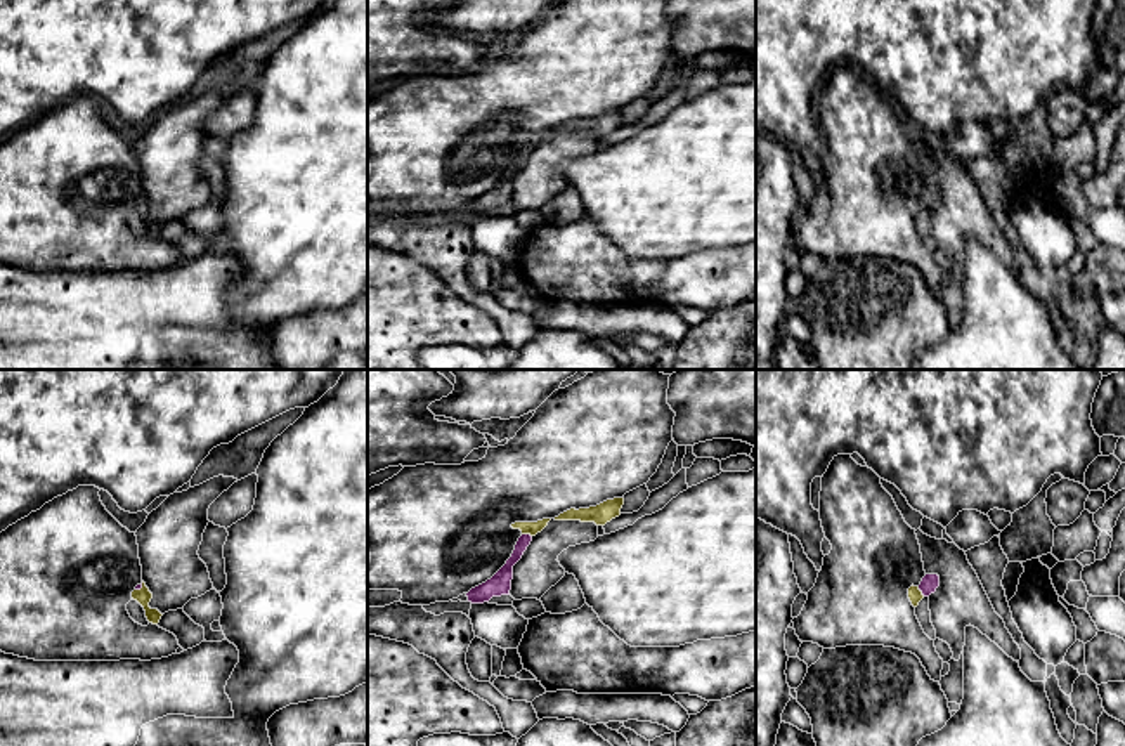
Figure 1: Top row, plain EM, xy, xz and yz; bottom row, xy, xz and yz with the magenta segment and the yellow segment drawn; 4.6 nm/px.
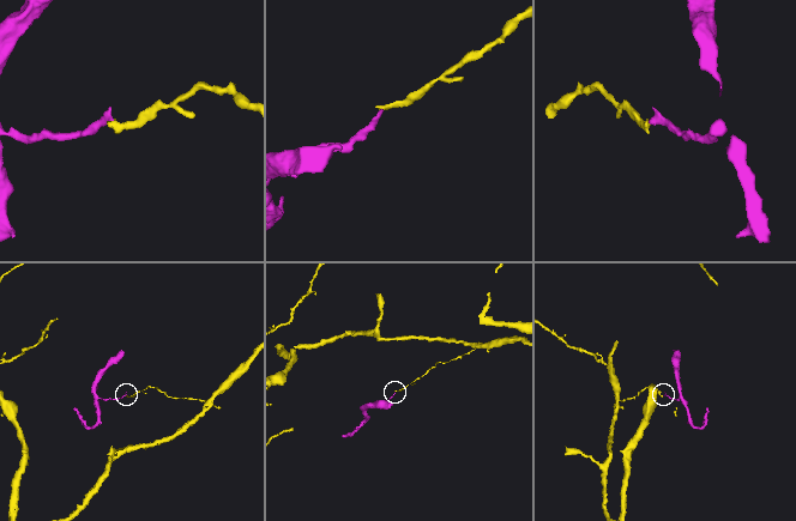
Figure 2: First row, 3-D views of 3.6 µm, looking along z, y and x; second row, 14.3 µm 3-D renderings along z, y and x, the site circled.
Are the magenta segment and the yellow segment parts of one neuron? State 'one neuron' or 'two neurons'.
two neurons

